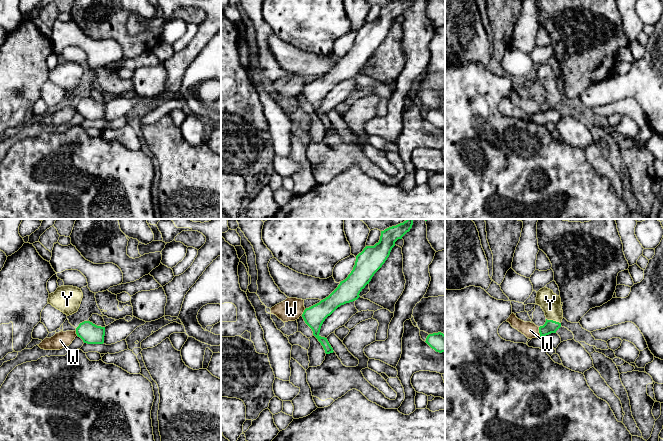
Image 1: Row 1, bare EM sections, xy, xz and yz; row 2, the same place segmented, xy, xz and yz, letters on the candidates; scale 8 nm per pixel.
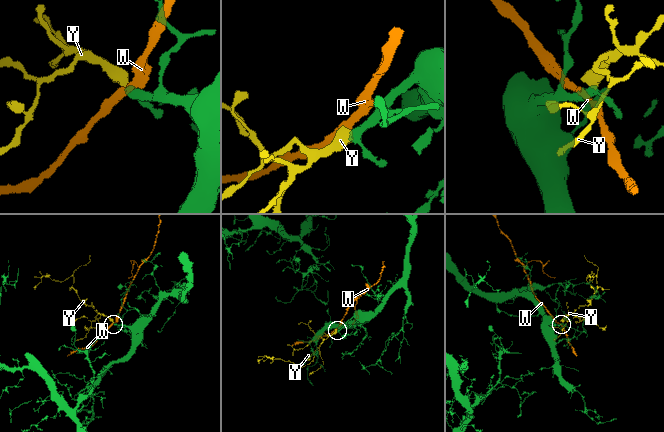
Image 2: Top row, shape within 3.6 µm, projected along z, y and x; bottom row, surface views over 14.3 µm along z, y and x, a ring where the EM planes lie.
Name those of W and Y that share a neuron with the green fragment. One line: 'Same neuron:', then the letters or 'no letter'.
Same neuron: Y

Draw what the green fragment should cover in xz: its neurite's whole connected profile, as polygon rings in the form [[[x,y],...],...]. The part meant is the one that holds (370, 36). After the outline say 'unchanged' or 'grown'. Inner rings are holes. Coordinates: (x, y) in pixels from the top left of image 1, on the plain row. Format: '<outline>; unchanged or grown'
[[[398,0],[381,7],[380,16],[374,22],[366,22],[356,32],[355,41],[348,53],[319,79],[306,84],[302,90],[305,99],[312,105],[313,111],[323,122],[325,129],[333,129],[327,114],[319,111],[325,95],[338,83],[357,76],[360,68],[371,57],[390,31],[395,18],[410,7],[413,0]]]; unchanged

